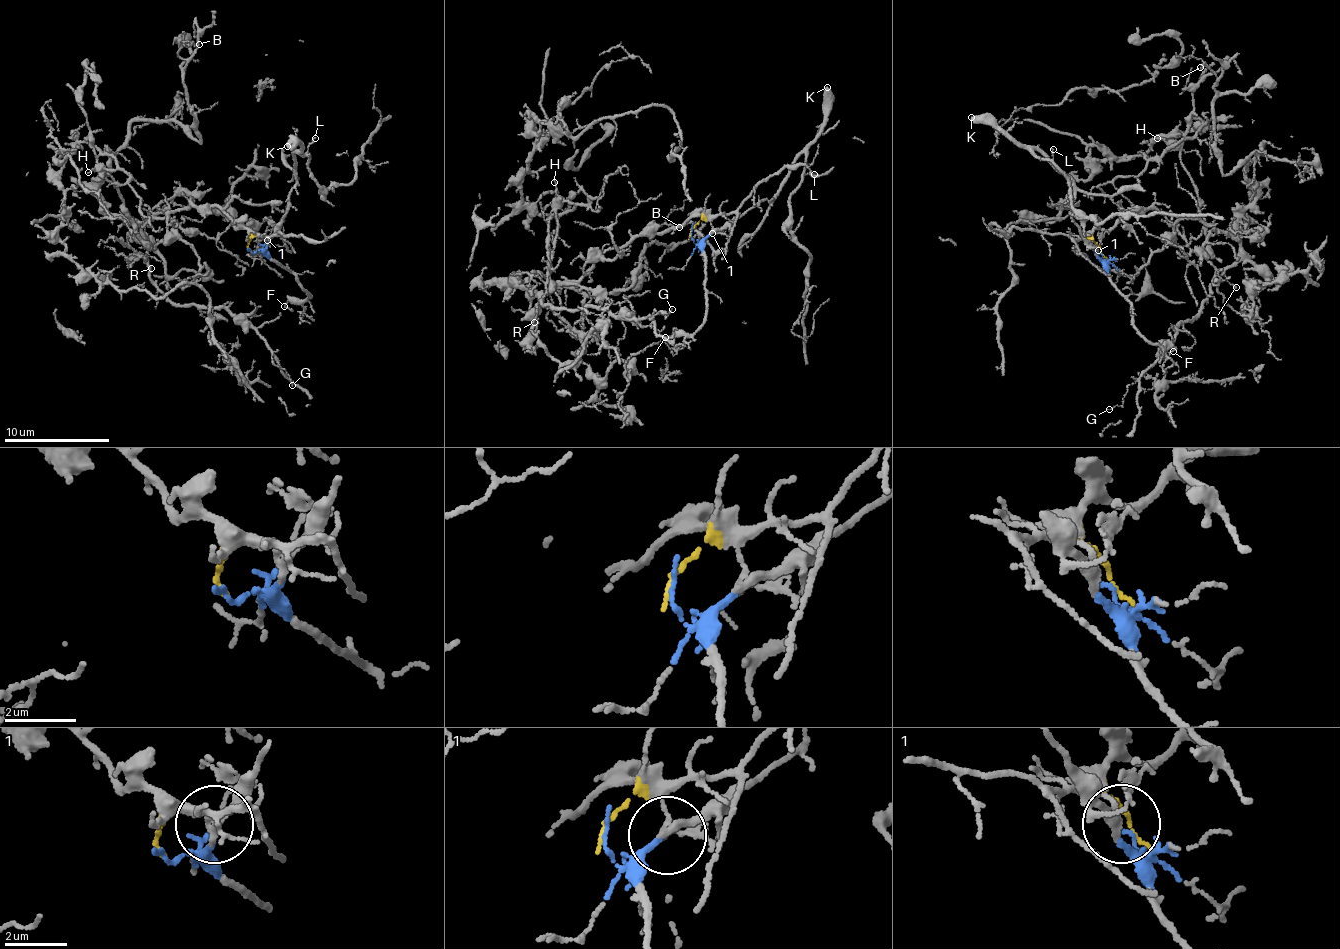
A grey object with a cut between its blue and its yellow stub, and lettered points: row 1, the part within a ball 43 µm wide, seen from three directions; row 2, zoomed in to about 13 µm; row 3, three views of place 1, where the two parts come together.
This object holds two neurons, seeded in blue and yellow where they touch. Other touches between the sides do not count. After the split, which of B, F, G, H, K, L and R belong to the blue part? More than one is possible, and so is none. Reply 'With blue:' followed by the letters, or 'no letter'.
With blue: F, K, L

